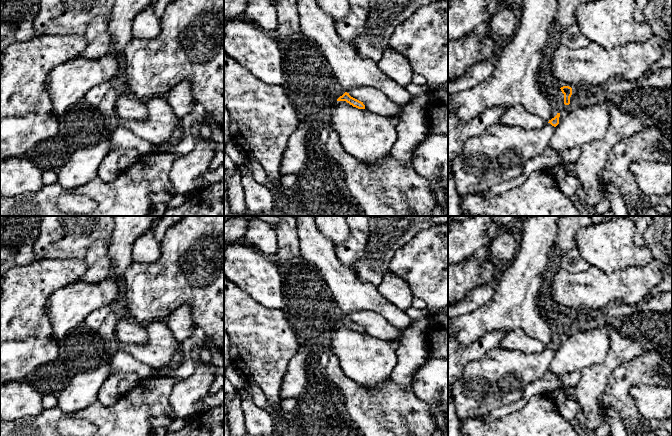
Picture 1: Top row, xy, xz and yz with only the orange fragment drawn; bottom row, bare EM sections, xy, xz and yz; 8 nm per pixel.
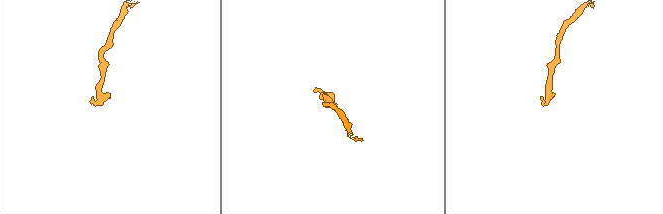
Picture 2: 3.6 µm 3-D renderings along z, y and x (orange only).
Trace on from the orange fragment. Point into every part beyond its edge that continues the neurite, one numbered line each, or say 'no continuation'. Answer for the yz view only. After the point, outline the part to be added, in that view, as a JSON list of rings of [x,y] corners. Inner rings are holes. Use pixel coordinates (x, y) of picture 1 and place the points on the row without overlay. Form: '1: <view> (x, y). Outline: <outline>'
no continuation

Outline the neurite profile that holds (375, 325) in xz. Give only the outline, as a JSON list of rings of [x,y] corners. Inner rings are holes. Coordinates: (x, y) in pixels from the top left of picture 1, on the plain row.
[[[351,311],[346,316],[353,322],[361,325],[365,333],[384,341],[400,340],[398,329],[392,326],[381,315],[371,311]]]

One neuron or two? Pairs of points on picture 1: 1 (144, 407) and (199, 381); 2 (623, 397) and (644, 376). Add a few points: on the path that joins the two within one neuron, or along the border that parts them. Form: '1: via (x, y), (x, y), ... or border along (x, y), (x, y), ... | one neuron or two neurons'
1: border along (180, 379), (174, 385), (169, 397), (172, 410) | two neurons
2: via (623, 390), (637, 376) | one neuron

